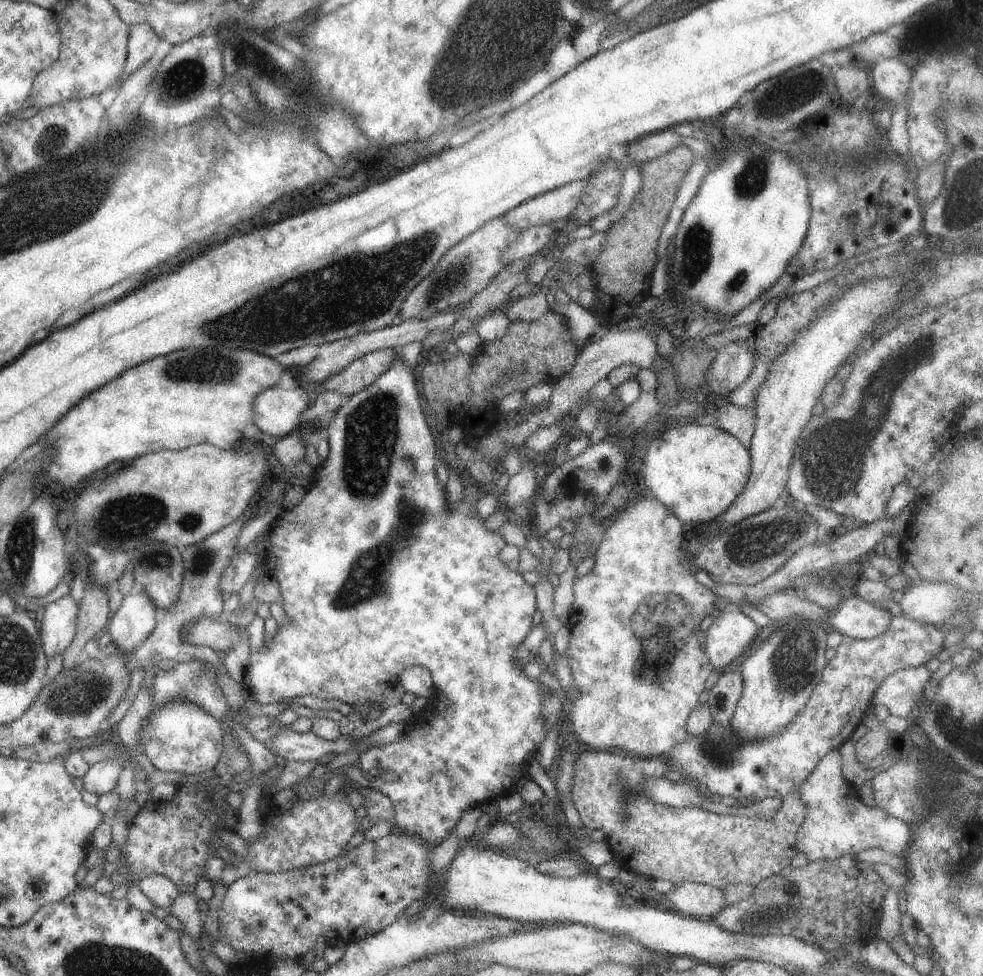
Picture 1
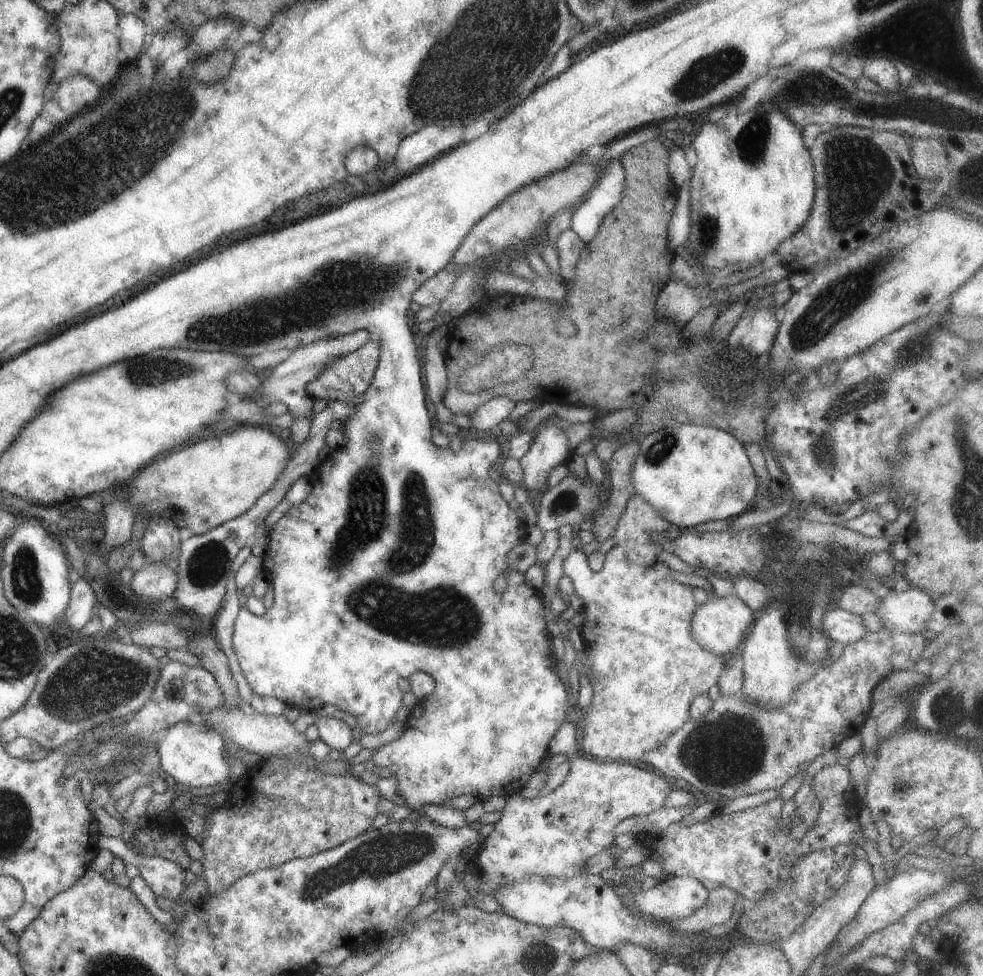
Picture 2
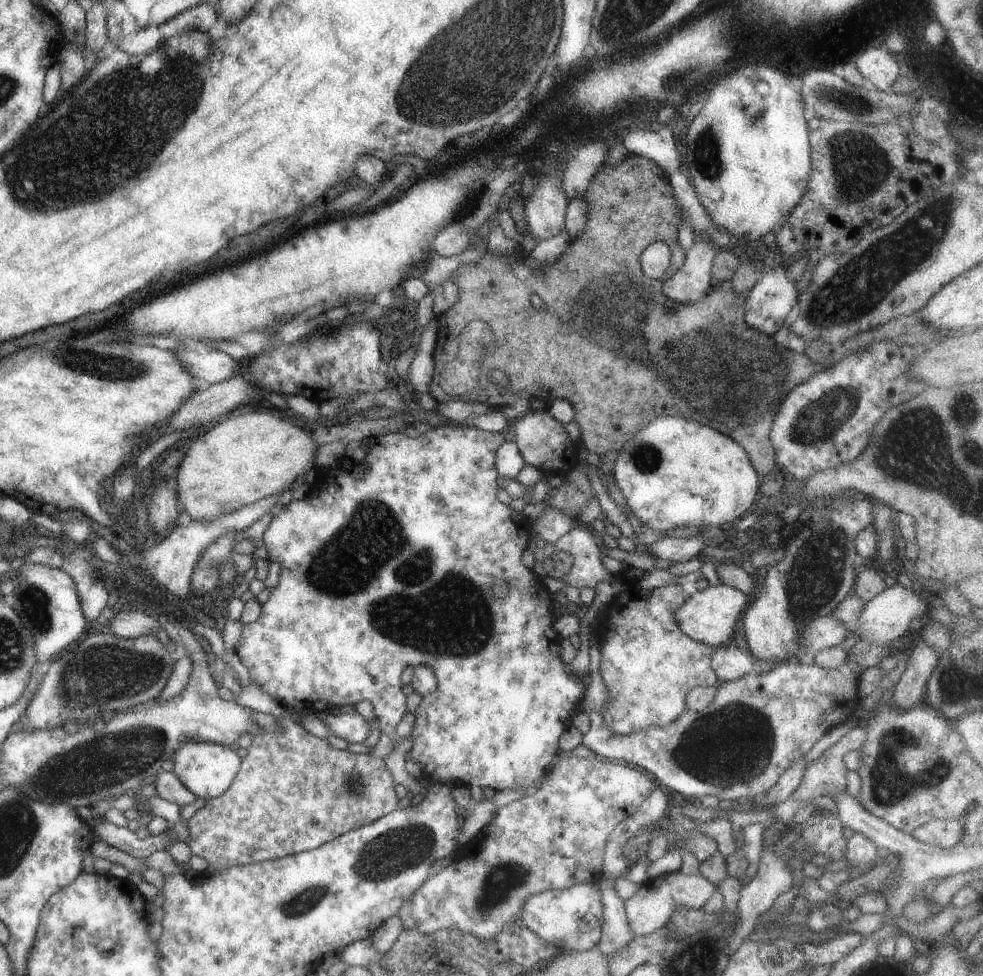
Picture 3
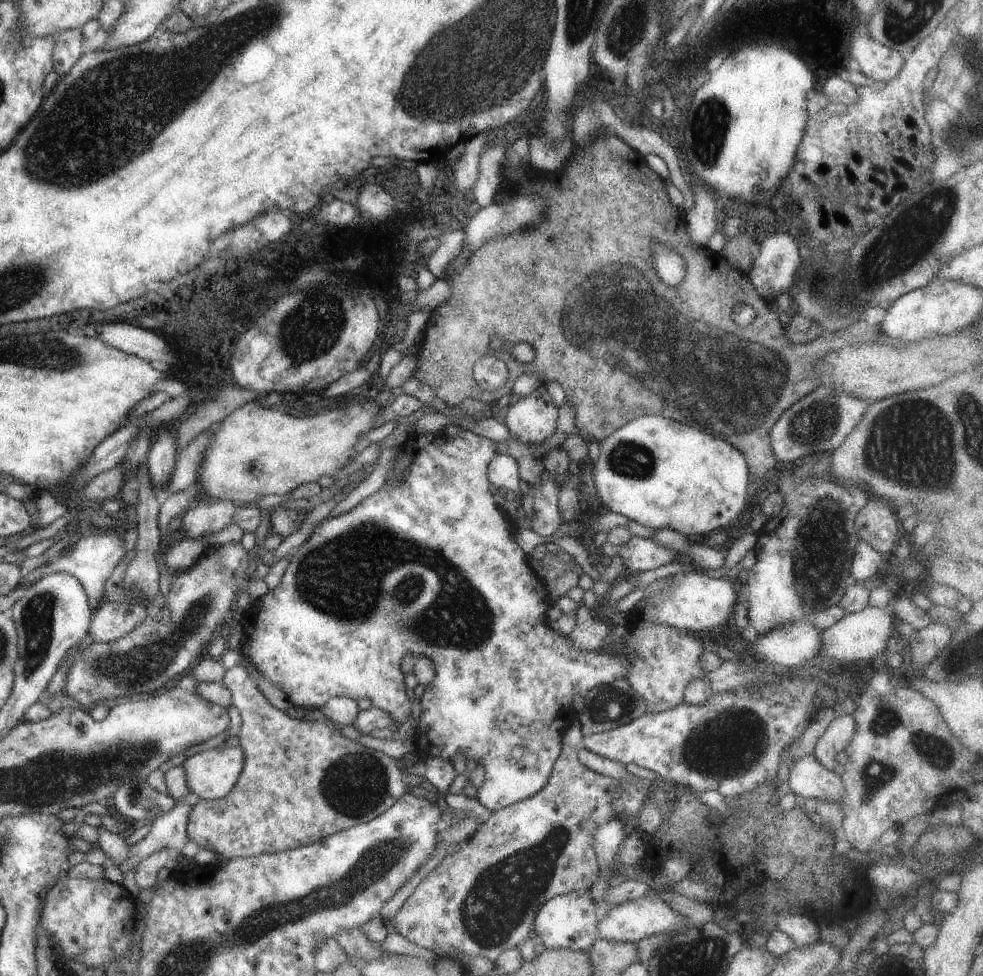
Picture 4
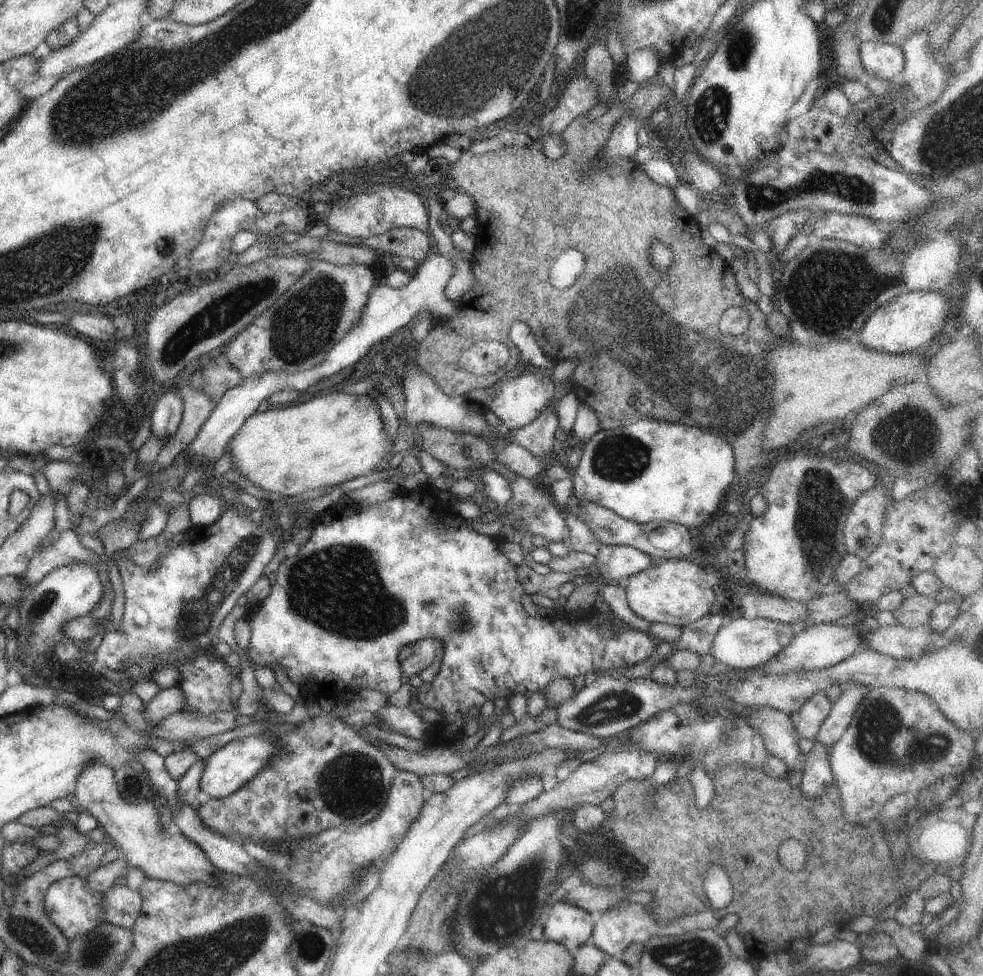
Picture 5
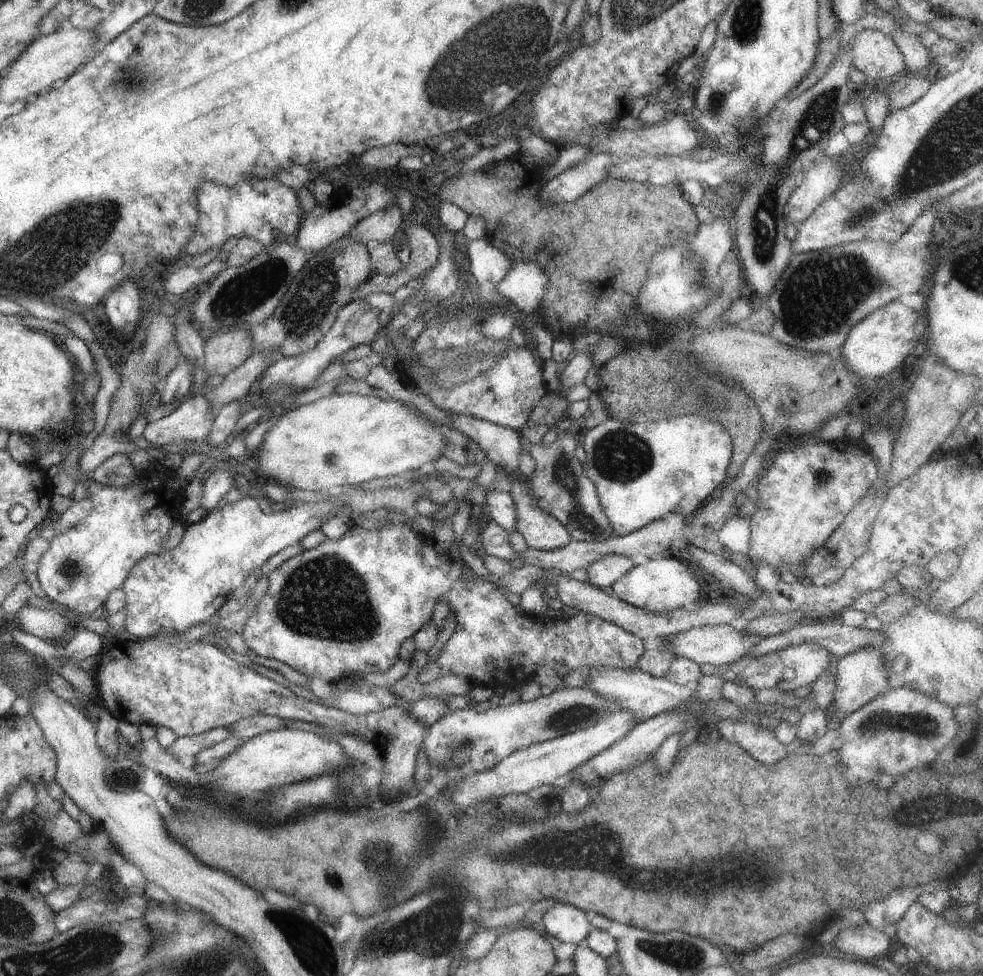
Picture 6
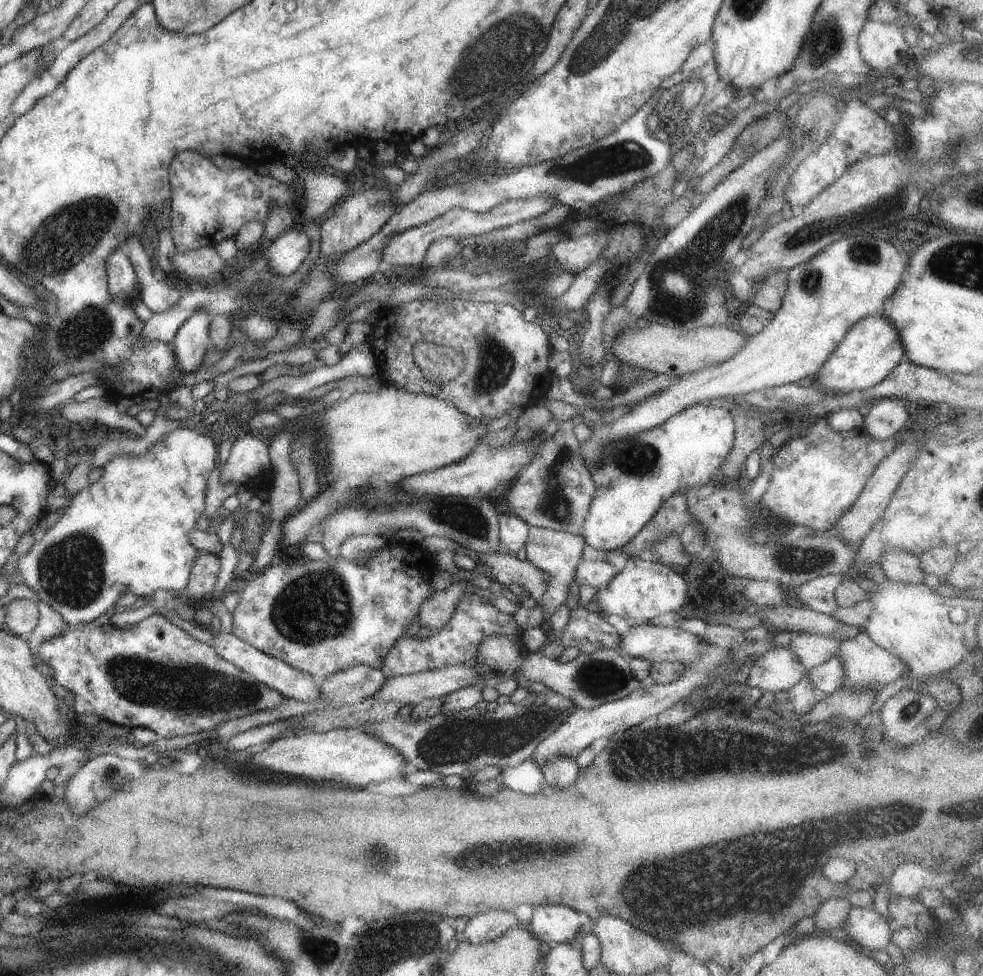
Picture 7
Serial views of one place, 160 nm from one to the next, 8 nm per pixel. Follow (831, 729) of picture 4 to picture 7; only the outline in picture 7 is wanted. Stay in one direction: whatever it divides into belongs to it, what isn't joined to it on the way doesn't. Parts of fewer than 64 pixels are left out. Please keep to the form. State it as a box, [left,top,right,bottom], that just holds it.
[838,632,903,691]

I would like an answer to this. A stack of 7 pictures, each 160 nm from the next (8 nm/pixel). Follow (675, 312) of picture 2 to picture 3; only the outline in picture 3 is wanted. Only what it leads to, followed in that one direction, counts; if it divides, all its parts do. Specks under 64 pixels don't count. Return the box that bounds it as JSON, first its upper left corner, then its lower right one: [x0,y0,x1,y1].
[662,234,718,303]

